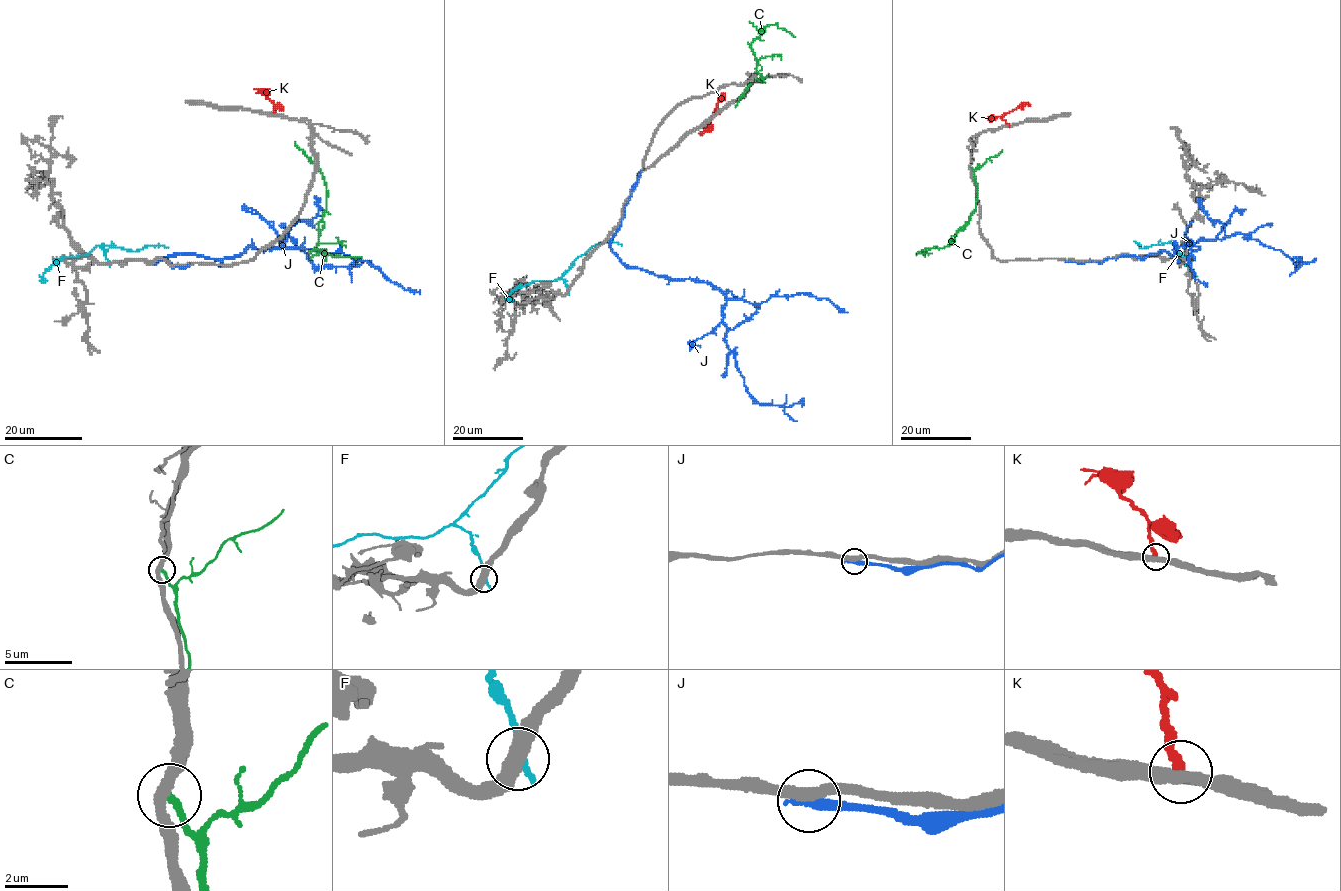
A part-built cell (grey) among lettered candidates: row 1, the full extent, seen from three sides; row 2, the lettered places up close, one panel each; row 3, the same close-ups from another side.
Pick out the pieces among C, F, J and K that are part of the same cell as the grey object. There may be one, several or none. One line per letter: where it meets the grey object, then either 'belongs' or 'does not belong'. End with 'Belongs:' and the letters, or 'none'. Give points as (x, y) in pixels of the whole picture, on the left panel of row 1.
C: contact (315, 160); does not belong
F: contact (108, 263); does not belong
J: contact (189, 265); does not belong
K: contact (276, 114); does not belong
Belongs: none

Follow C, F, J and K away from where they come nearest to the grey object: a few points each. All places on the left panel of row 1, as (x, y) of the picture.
C: (316, 159), (326, 185), (326, 208), (319, 223), (318, 244), (311, 251), (361, 257)
F: (108, 263), (101, 244), (128, 250), (152, 244), (168, 247)
J: (190, 265), (157, 260), (275, 249), (285, 235), (316, 266), (368, 265)
K: (276, 115), (274, 104), (260, 90), (255, 93)

